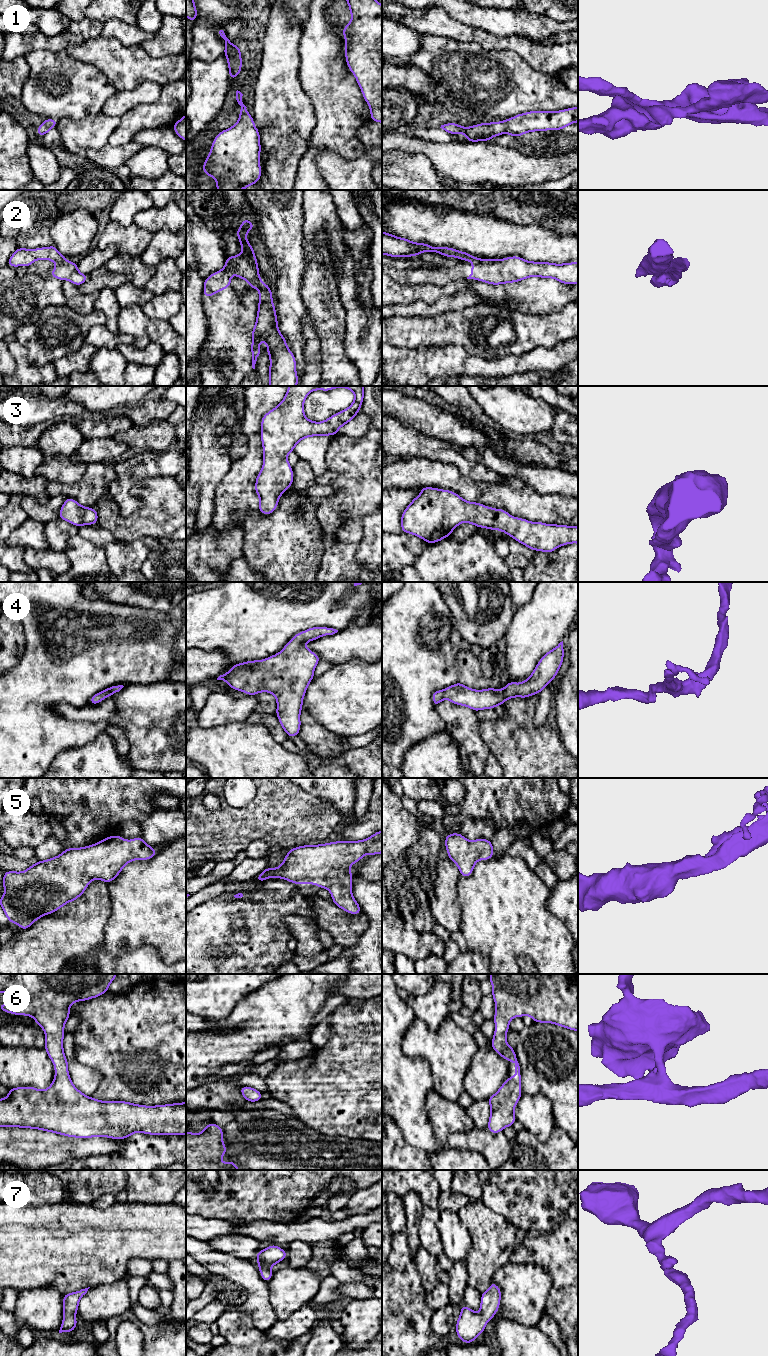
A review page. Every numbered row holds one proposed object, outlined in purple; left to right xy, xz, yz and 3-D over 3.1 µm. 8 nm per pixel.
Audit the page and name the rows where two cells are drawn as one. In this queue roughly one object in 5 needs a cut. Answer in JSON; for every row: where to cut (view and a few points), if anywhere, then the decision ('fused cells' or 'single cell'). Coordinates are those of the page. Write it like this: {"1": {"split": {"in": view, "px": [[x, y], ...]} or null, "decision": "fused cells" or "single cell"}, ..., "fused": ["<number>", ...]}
{"1": {"split": null, "decision": "single cell"}, "2": {"split": {"in": "xy", "px": [[66, 260], [60, 264]]}, "decision": "fused cells"}, "3": {"split": null, "decision": "single cell"}, "4": {"split": null, "decision": "single cell"}, "5": {"split": null, "decision": "single cell"}, "6": {"split": null, "decision": "single cell"}, "7": {"split": null, "decision": "single cell"}, "fused": ["2"]}

